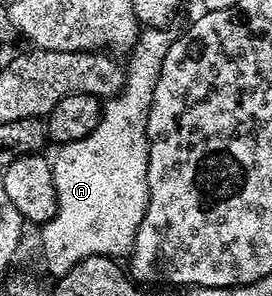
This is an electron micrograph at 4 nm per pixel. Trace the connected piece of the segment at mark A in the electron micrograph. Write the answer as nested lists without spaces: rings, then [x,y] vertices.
[[[149,26],[141,29],[131,47],[128,68],[123,71],[123,86],[119,93],[103,103],[101,118],[84,139],[61,145],[56,158],[51,159],[54,188],[58,196],[56,215],[39,227],[44,241],[44,262],[55,276],[70,273],[77,264],[87,258],[102,256],[119,259],[120,254],[131,255],[132,245],[142,216],[148,207],[148,107],[152,105],[154,88],[162,72],[162,60],[170,48],[174,34],[171,29]]]

